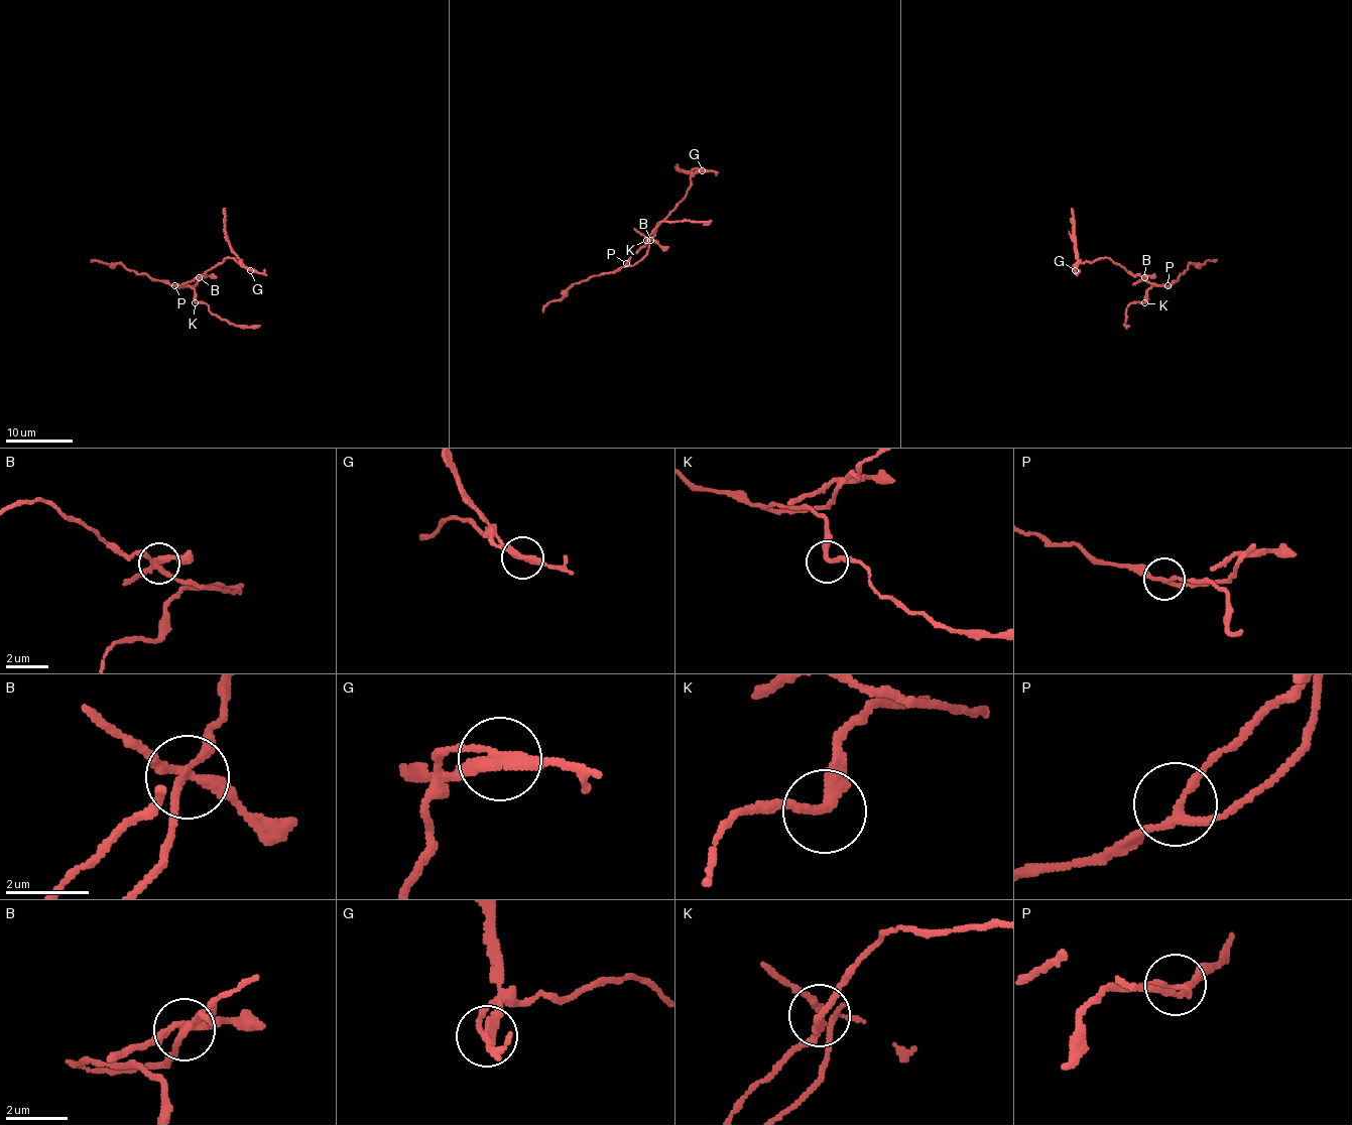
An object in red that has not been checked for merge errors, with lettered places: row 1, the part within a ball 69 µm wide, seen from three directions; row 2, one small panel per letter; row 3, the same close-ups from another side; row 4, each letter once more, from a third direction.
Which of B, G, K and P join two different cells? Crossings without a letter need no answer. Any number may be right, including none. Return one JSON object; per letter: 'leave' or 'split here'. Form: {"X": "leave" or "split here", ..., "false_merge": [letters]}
{"B": "split here", "G": "split here", "K": "leave", "P": "leave", "false_merge": ["B", "G"]}

